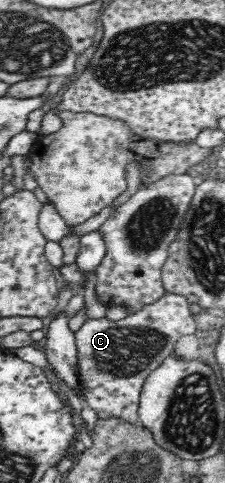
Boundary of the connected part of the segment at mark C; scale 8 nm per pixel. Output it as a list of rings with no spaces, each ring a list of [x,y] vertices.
[[[166,292],[157,302],[144,306],[135,314],[125,316],[118,321],[107,318],[87,319],[75,335],[77,345],[76,358],[79,360],[79,371],[83,398],[96,413],[98,420],[118,419],[128,424],[139,425],[138,407],[142,383],[170,355],[174,344],[183,335],[194,334],[196,322],[188,306],[189,299],[181,293]]]

